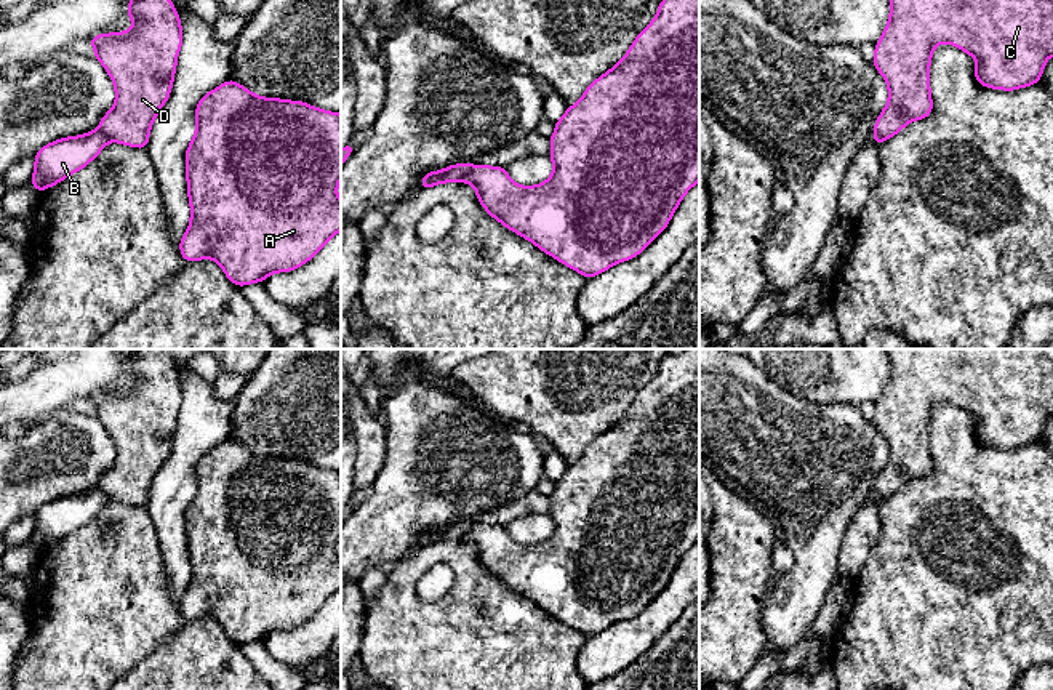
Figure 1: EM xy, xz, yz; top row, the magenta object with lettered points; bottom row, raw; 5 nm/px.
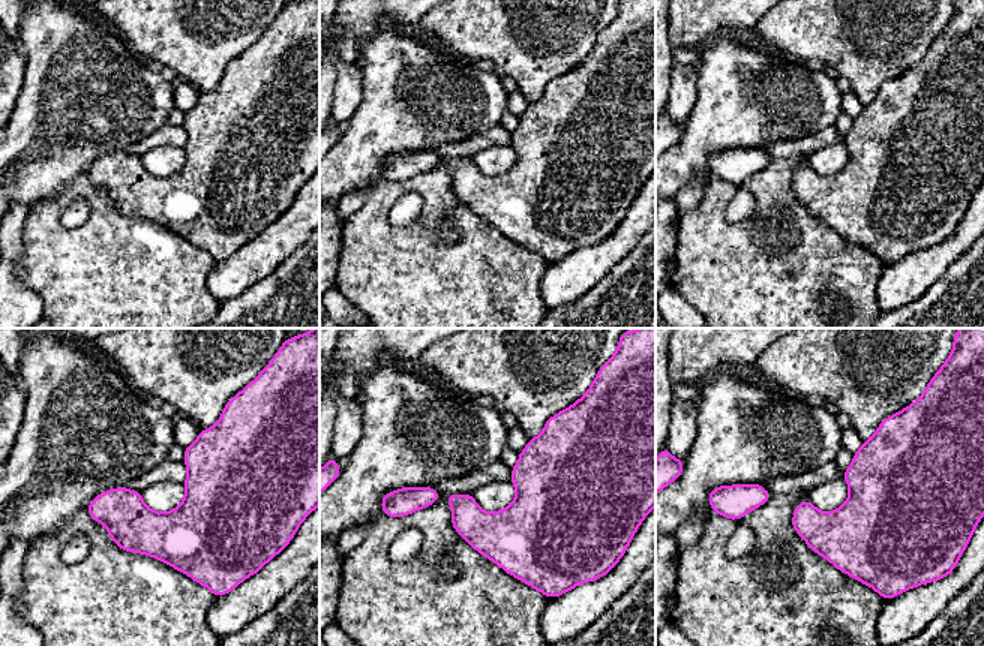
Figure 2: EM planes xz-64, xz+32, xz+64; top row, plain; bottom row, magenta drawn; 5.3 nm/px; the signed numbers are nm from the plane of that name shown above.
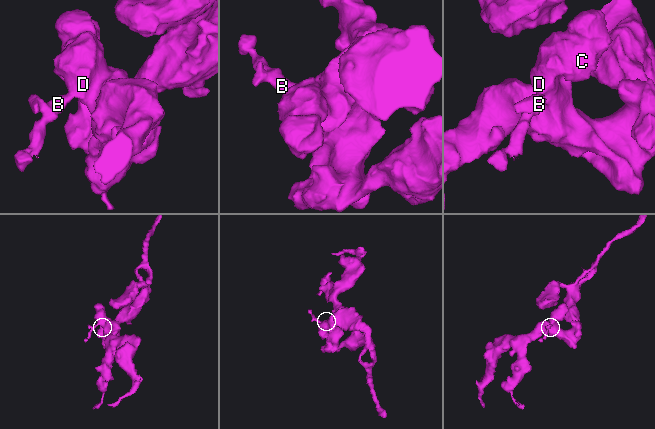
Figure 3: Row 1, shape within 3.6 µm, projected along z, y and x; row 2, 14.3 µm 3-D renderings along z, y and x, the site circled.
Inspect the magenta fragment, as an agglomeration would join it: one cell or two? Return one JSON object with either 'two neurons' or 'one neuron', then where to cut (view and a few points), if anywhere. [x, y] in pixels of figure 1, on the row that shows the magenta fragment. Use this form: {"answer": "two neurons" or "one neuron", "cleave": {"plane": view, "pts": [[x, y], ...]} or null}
{"answer": "two neurons", "cleave": {"plane": "xz", "pts": [[471, 165], [460, 180]]}}

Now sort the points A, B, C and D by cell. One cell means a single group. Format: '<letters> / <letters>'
A C D / B

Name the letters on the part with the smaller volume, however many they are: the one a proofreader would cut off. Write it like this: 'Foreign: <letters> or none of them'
Foreign: B

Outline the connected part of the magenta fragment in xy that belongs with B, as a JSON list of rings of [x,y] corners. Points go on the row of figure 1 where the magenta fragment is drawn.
[[[99,130],[51,141],[34,155],[35,168],[30,184],[42,194],[86,166],[107,144],[109,138]]]

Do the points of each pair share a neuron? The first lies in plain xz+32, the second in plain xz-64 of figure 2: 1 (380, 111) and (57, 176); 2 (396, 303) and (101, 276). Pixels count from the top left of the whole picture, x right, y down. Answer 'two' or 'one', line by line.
1: one
2: one

